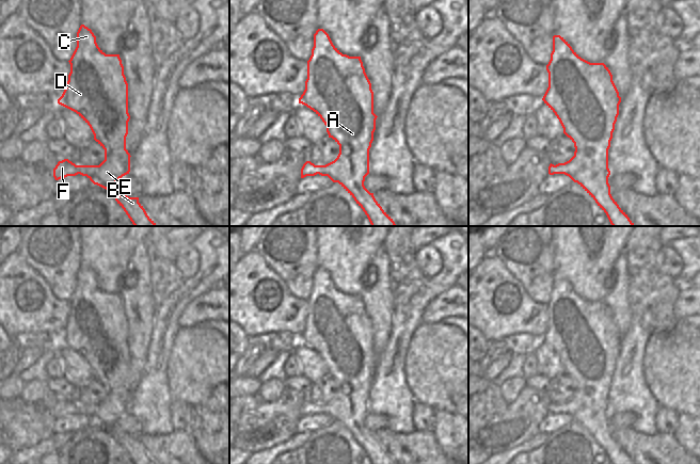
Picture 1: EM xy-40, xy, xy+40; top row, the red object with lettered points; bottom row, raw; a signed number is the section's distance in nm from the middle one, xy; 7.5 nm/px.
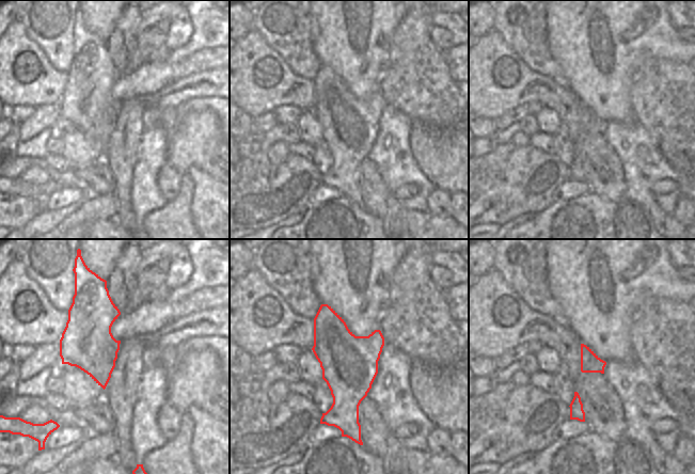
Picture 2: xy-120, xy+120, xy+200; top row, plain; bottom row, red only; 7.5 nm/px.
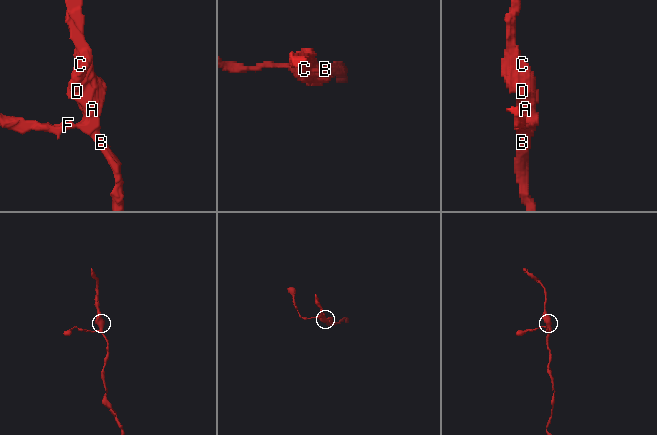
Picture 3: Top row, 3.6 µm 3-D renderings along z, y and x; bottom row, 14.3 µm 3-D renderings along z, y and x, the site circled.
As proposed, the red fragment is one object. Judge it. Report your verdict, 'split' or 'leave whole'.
leave whole

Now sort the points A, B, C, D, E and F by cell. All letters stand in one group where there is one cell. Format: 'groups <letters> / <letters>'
groups A B C D E F

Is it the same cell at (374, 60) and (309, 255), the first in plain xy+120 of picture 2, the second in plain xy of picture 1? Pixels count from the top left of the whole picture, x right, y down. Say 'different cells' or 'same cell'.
different cells

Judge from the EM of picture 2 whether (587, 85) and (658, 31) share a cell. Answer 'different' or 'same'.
same

